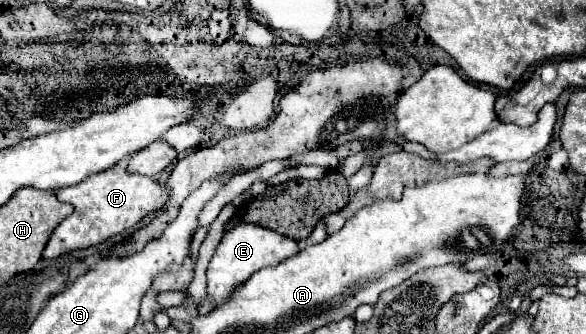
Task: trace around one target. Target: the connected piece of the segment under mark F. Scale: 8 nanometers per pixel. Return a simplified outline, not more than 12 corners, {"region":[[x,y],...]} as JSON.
{"region":[[115,165],[57,191],[73,213],[43,259],[131,233],[165,185]]}

